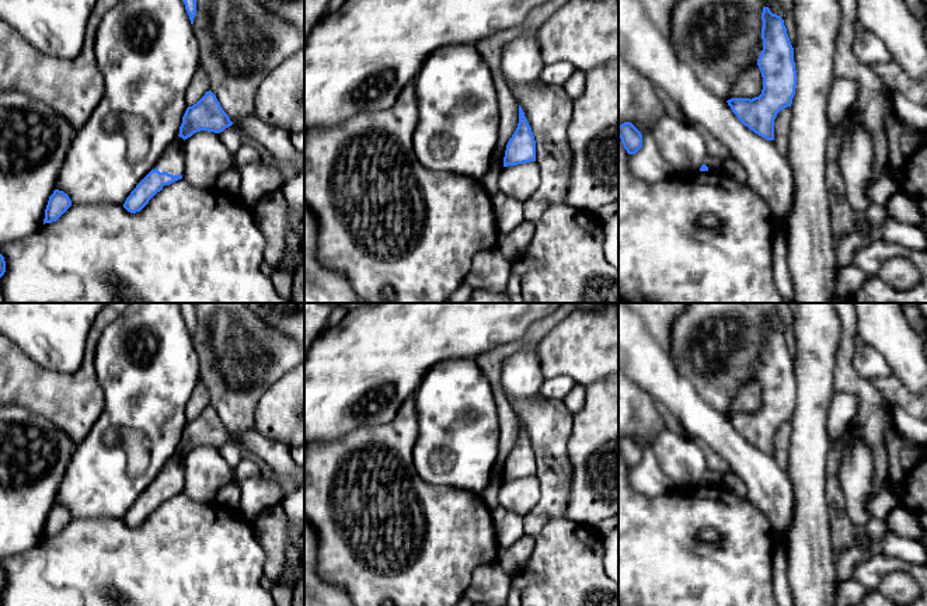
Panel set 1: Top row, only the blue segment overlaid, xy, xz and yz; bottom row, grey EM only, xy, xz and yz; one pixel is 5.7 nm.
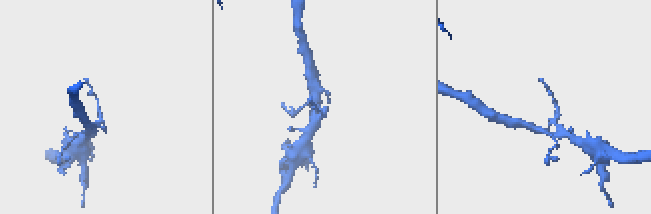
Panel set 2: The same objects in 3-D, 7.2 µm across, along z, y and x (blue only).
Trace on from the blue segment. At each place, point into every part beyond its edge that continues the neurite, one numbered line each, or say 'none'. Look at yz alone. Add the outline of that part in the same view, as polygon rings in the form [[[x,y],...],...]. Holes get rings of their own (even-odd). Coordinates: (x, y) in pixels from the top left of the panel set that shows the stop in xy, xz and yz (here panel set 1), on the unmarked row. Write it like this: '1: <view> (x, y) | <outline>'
1: yz (713, 477) | [[[705,470],[704,473],[704,478],[708,481],[708,485],[718,485],[722,484],[722,478],[724,478],[725,471],[711,471],[711,470]]]

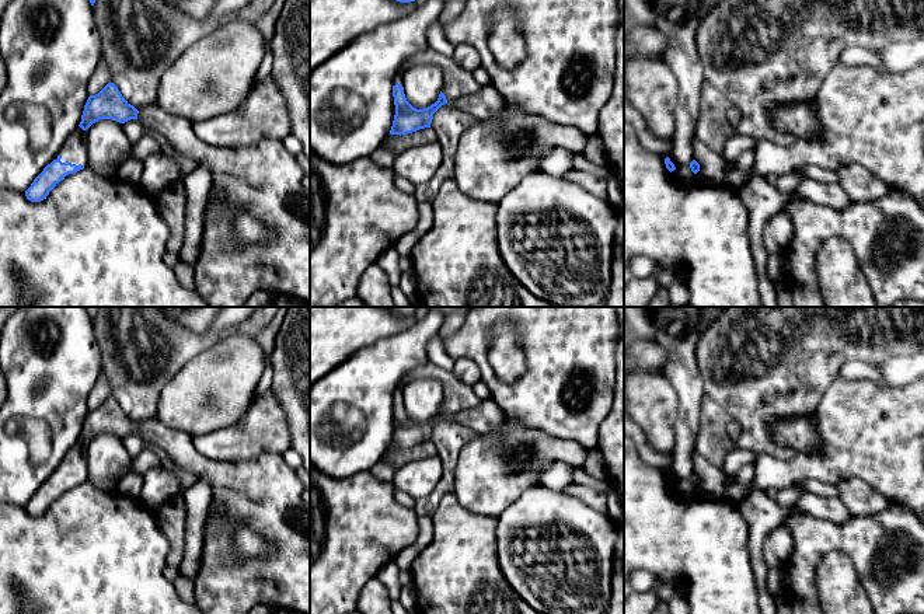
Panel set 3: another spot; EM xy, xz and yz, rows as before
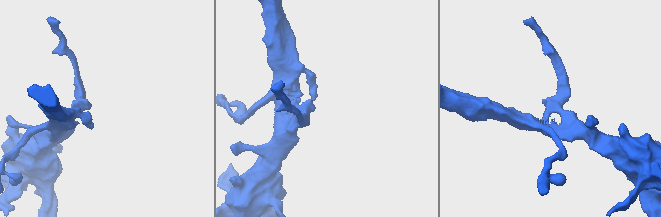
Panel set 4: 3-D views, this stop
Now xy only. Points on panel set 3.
1: xy (75, 464) | [[[80,440],[72,447],[72,450],[64,456],[62,463],[59,464],[59,468],[55,471],[62,471],[62,477],[72,477],[72,478],[81,478],[87,479],[88,477],[88,467],[87,467],[87,457],[86,457],[86,444],[83,444]]]
2: xy (264, 495) | [[[157,418],[139,423],[139,436],[149,444],[165,451],[178,471],[193,472],[198,479],[205,478],[212,486],[212,498],[224,513],[208,521],[209,533],[203,540],[202,565],[193,580],[195,606],[202,614],[248,614],[258,604],[272,604],[278,608],[310,614],[310,506],[303,502],[304,486],[296,471],[282,454],[265,453],[241,463],[215,461],[202,457],[192,444],[192,437],[181,430],[170,429]],[[240,530],[251,530],[266,545],[266,551],[243,558],[236,545]]]

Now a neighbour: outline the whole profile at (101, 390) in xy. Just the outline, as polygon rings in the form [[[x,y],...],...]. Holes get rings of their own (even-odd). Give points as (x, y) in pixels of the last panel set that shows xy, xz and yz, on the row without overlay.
[[[101,374],[87,397],[88,409],[98,408],[108,397],[111,397],[111,387],[107,378]]]

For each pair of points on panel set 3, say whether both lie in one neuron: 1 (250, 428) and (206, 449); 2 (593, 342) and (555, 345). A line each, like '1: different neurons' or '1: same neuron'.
1: same neuron
2: same neuron

